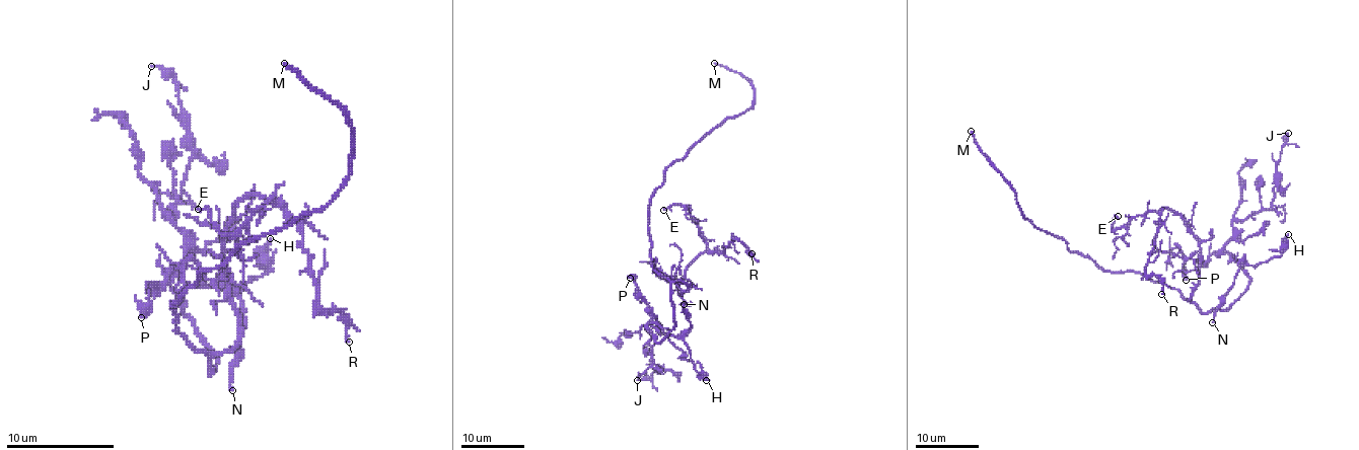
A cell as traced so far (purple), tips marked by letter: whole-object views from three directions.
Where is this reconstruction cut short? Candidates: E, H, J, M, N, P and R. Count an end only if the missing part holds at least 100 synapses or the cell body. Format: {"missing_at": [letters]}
{"missing_at": ["M"]}

